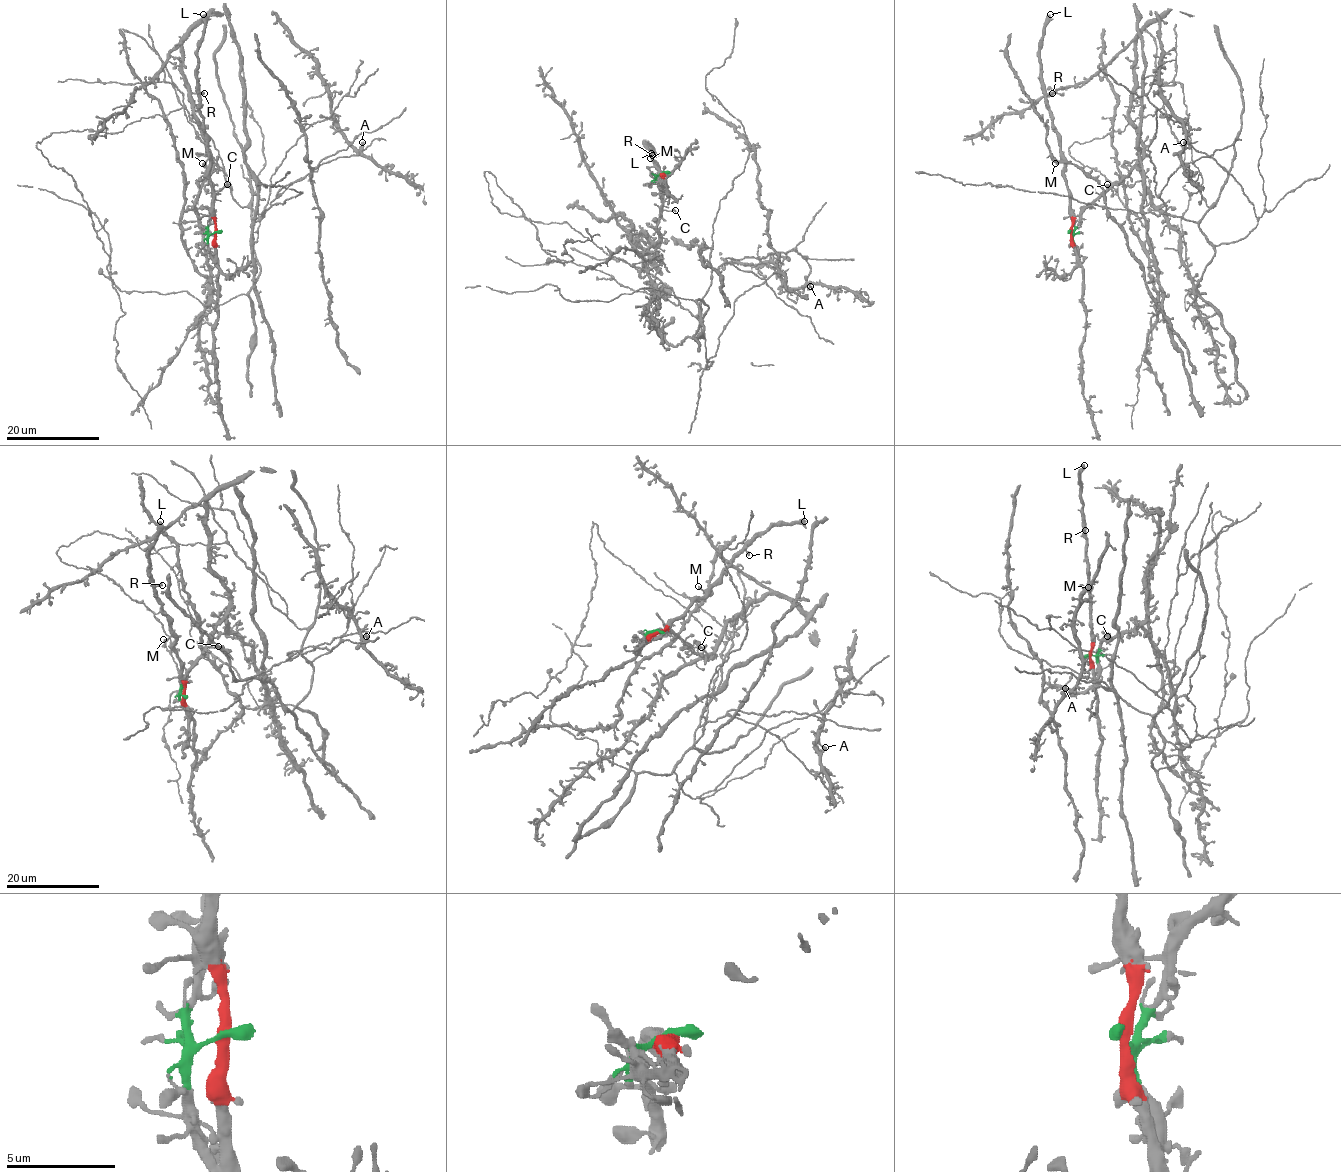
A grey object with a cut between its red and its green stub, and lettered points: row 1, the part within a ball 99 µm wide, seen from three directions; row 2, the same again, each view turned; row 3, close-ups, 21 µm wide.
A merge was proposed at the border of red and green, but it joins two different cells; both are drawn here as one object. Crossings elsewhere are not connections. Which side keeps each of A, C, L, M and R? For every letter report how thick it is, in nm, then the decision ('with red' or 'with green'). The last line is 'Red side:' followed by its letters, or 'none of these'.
A: 320 nm | with green
C: 420 nm | with green
L: 600 nm | with red
M: 320 nm | with red
R: 380 nm | with red
Red side: L, M, R

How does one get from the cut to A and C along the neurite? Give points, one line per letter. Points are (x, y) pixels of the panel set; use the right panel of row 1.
A: (1070, 231), (1137, 165), (1179, 235), (1194, 293), (1186, 309), (1216, 246), (1257, 217), (1172, 116), (1183, 142)
C: (1070, 231), (1074, 231), (1079, 215), (1108, 189), (1107, 184)

